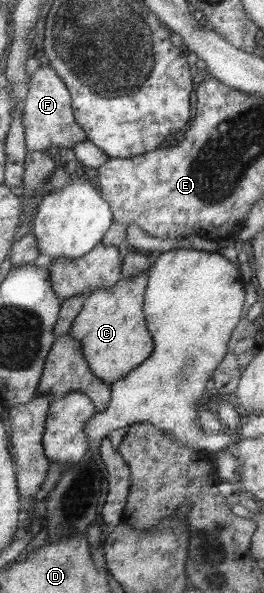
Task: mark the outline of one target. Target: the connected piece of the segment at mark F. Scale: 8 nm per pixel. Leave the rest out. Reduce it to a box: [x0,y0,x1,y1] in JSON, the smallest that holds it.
[22,66,86,153]

